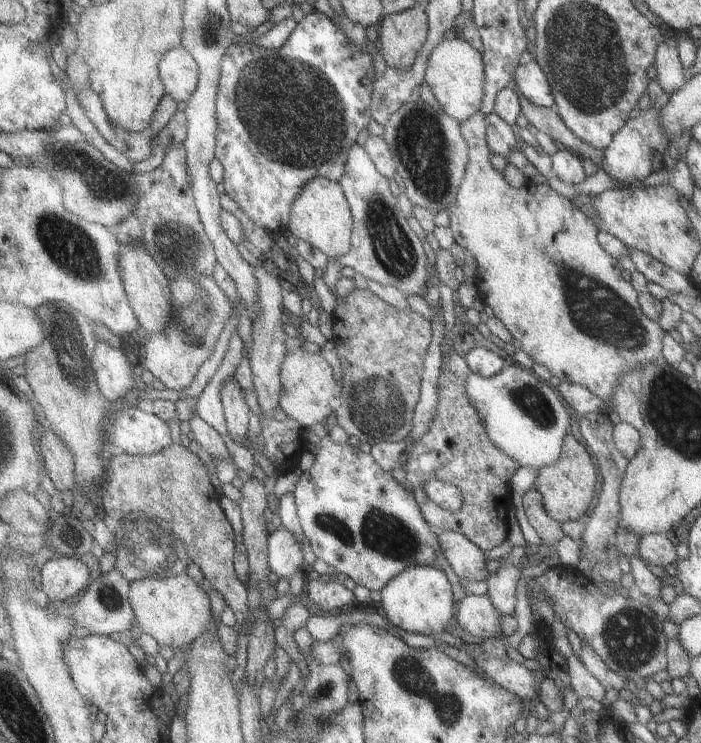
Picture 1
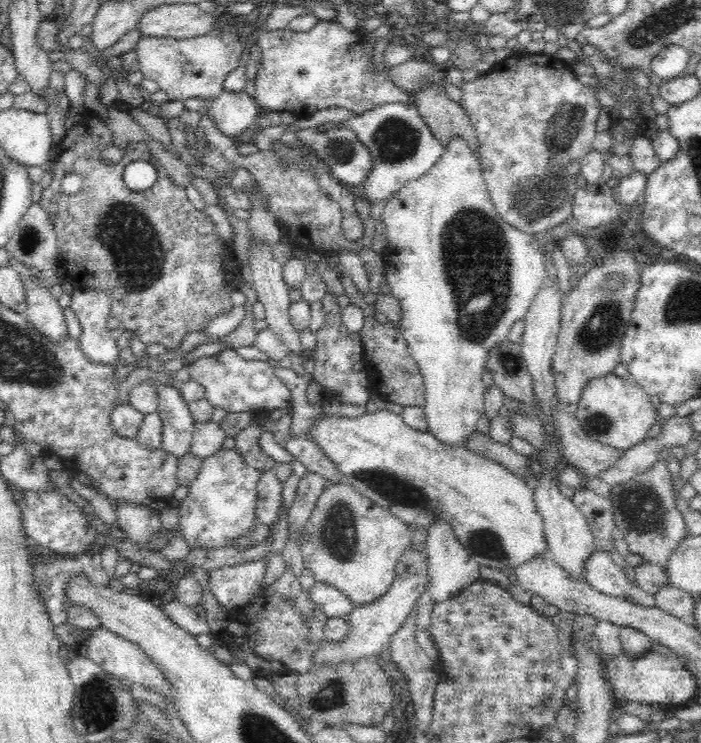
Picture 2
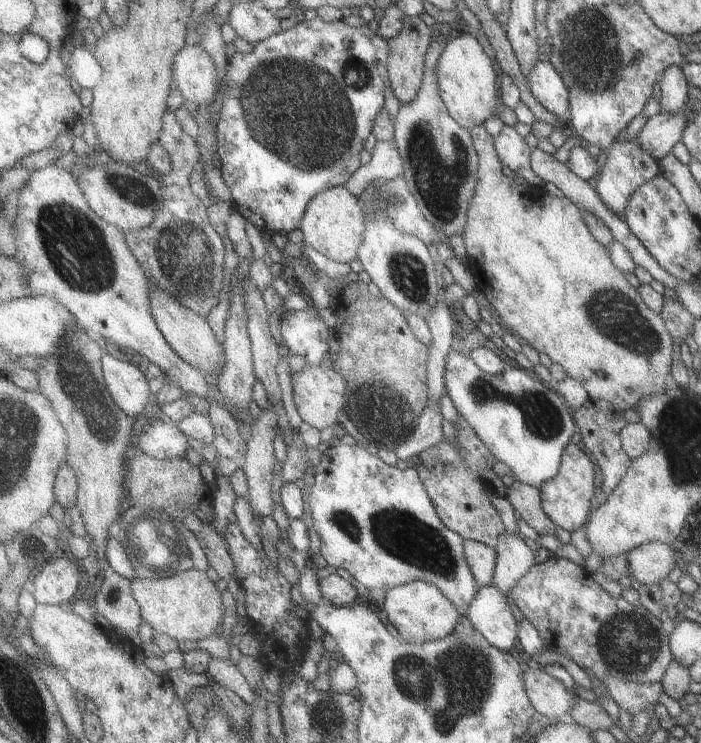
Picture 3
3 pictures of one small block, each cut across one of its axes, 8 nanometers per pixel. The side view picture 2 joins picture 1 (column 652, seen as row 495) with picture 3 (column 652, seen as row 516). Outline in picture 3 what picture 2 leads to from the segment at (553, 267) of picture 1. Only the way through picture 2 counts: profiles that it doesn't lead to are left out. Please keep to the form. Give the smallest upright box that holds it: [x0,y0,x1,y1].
[462,125,675,410]

